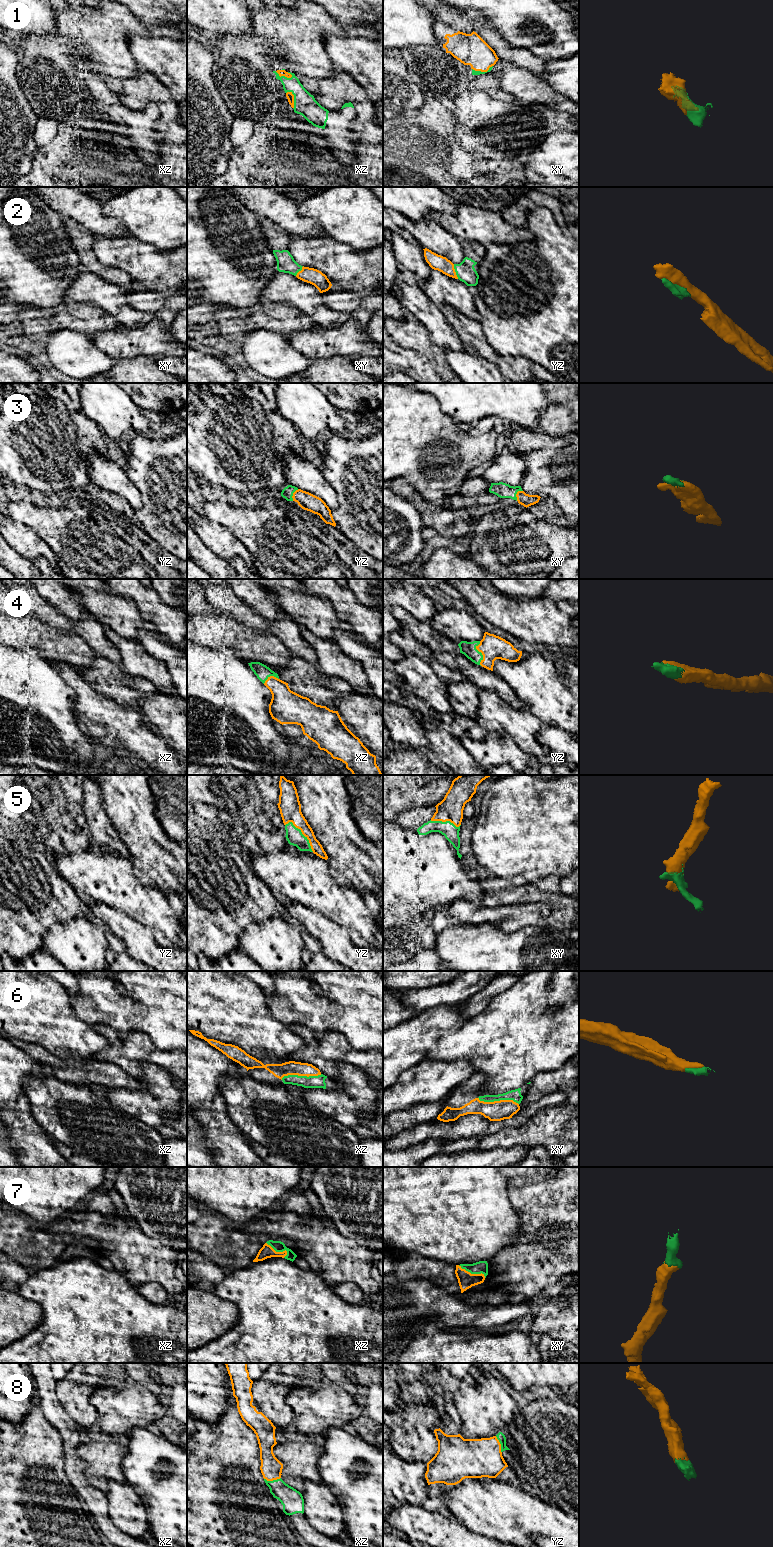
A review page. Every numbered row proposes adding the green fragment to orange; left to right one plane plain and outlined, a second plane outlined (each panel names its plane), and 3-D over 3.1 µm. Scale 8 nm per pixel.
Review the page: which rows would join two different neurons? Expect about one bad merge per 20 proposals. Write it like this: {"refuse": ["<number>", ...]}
{"refuse": []}

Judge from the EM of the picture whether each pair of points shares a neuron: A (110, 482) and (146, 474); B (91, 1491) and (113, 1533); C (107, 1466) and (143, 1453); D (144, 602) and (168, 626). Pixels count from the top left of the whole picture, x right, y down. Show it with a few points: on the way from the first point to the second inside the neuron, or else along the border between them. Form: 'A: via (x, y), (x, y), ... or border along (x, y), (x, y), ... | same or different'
A: border along (125, 470), (130, 480), (139, 490), (140, 499) | different
B: via (96, 1501), (104, 1523) | same
C: border along (127, 1447), (127, 1453), (122, 1460), (125, 1482) | different
D: via (150, 608), (162, 620) | same

